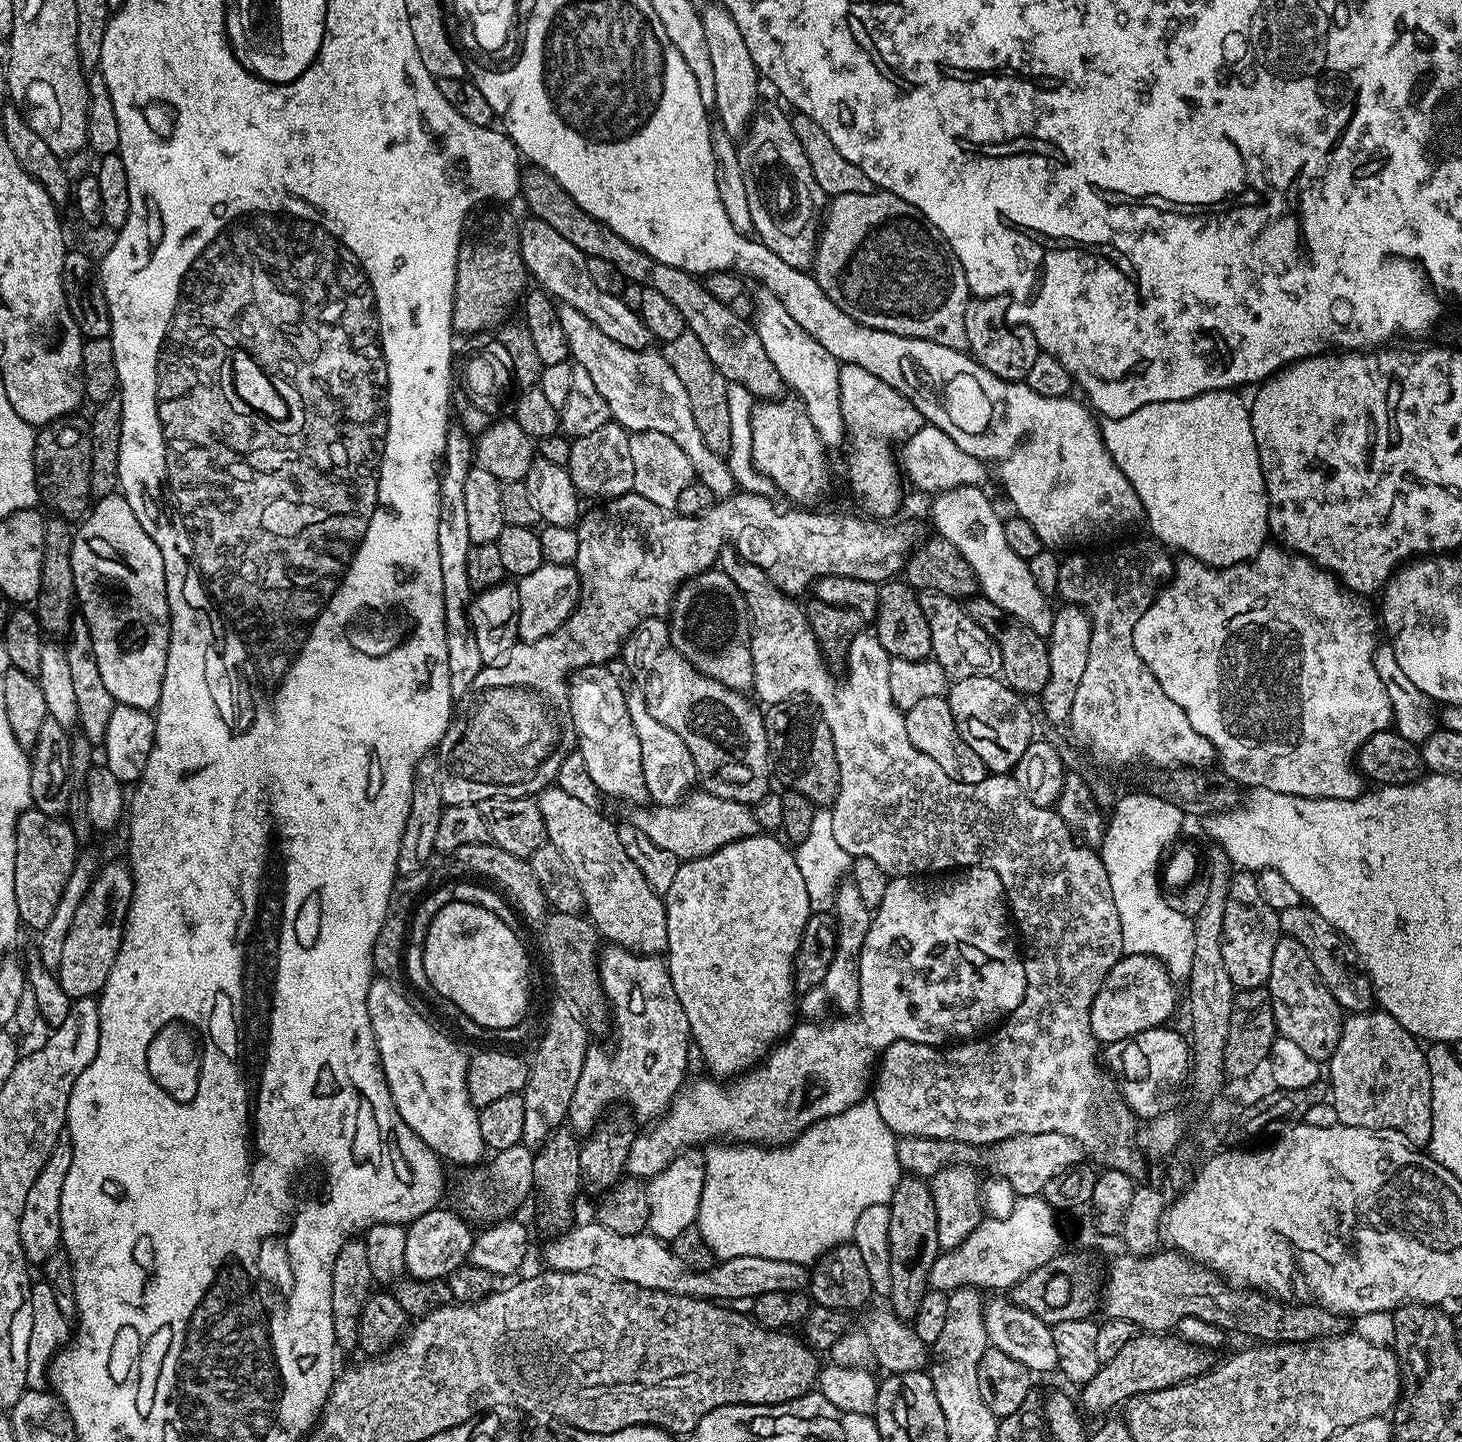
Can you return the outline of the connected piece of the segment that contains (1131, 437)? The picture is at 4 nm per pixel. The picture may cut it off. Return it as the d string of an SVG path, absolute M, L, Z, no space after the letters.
M1216 388L1185 400L1154 402L1134 410L1134 414L1105 419L1102 424L1104 445L1134 486L1153 534L1162 543L1174 544L1214 568L1251 561L1270 533L1268 491L1254 442L1252 413L1238 393Z

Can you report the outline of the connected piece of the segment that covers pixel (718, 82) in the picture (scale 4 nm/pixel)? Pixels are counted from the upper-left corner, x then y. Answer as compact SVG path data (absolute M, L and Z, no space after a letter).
M722 8L712 12L704 12L702 16L703 33L706 36L707 48L710 50L711 61L714 62L714 82L716 98L714 107L720 115L723 131L733 138L739 138L744 131L748 132L754 117L757 115L756 95L760 92L762 77L756 71L754 58L750 58L750 50L746 49L737 23Z

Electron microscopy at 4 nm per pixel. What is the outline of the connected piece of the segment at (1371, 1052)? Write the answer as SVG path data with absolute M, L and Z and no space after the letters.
M1389 1012L1349 1015L1332 1059L1326 1064L1326 1076L1332 1079L1330 1102L1340 1123L1399 1134L1412 1146L1427 1145L1432 1133L1432 1079L1420 1044Z

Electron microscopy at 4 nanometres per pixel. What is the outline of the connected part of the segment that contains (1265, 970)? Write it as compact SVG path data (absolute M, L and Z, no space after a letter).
M1240 870L1229 882L1228 897L1225 900L1225 914L1222 918L1221 942L1222 961L1229 978L1237 989L1260 988L1268 983L1270 966L1274 962L1274 946L1281 938L1280 917L1262 896L1260 881L1251 871Z

